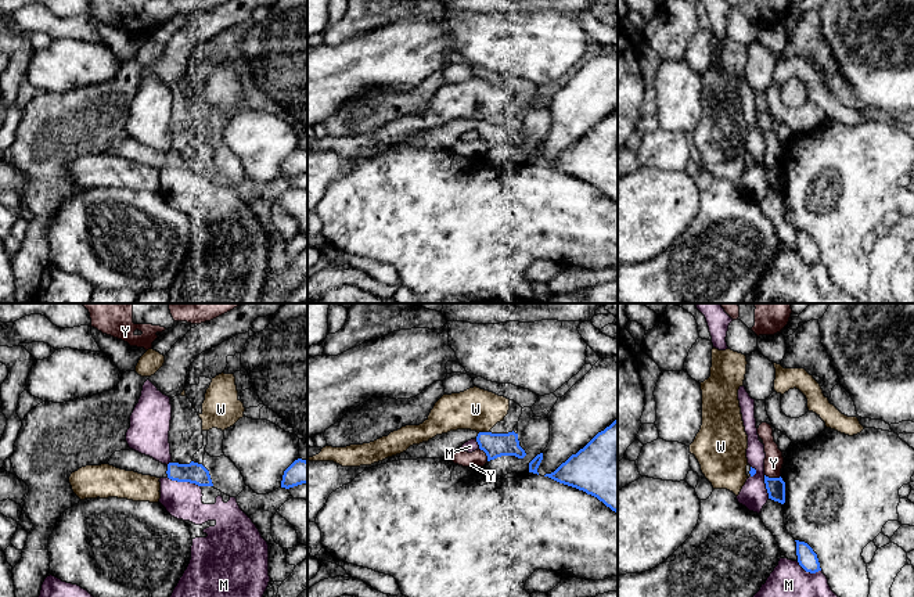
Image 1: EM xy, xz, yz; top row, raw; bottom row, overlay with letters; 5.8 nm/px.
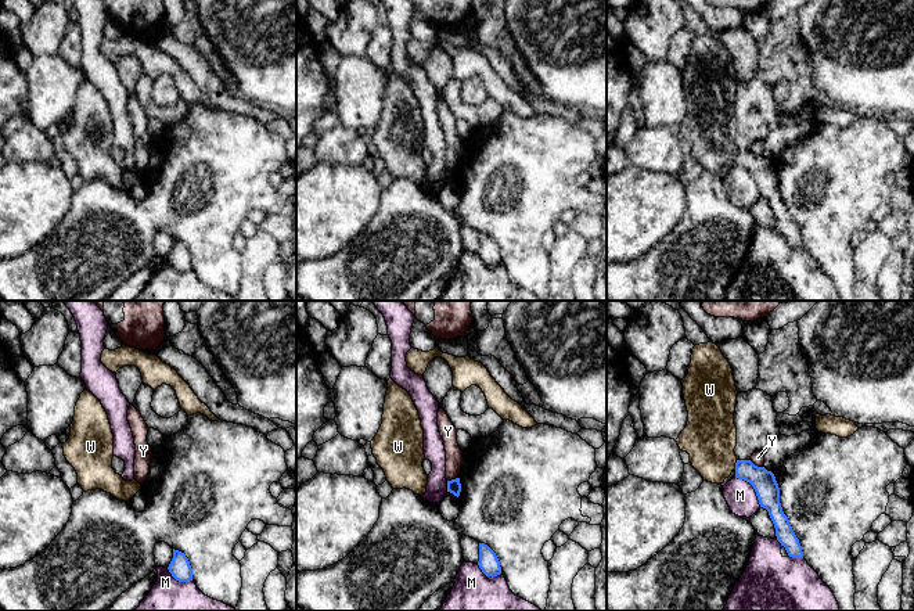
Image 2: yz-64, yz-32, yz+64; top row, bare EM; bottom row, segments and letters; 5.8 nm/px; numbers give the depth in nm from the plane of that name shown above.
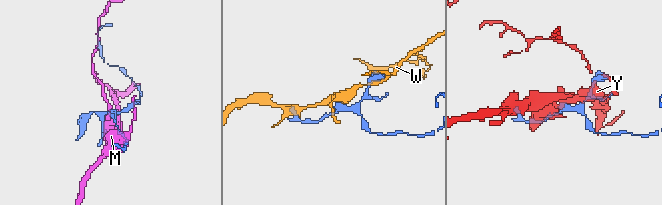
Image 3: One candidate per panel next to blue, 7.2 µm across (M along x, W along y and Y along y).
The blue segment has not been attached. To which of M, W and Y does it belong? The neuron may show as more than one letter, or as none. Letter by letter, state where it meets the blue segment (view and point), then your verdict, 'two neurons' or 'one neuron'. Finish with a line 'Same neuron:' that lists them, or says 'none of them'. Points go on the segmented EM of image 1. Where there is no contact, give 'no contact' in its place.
M: contact xy (183, 481); two neurons
W: contact xz (482, 432); two neurons
Y: contact yz (773, 478); two neurons
Same neuron: none of them

